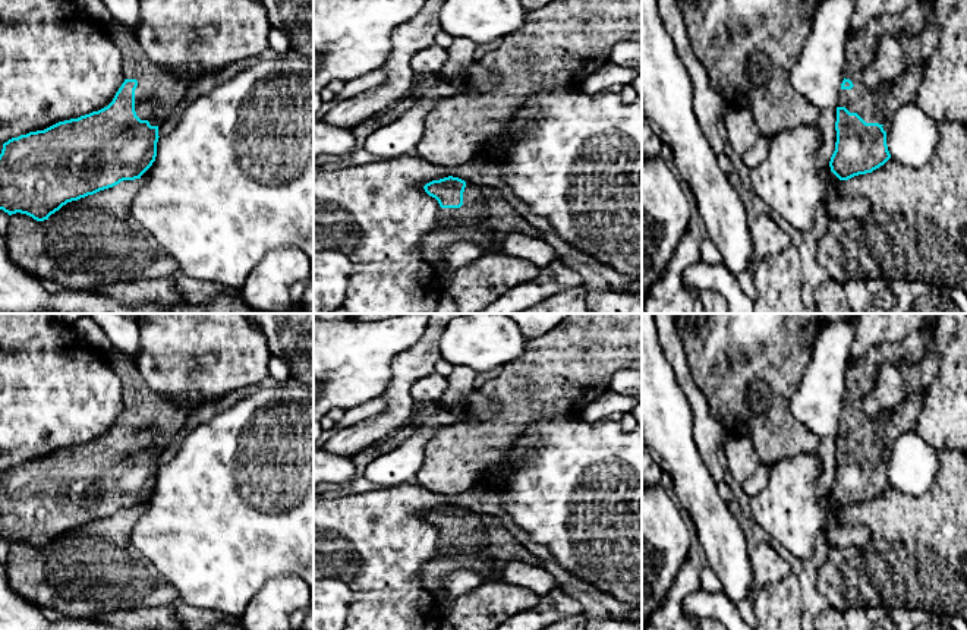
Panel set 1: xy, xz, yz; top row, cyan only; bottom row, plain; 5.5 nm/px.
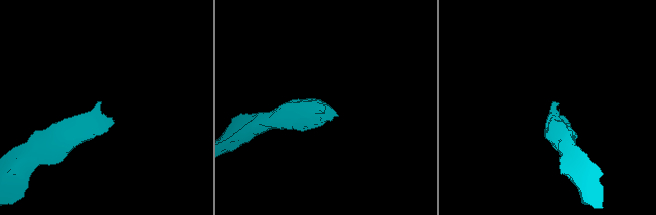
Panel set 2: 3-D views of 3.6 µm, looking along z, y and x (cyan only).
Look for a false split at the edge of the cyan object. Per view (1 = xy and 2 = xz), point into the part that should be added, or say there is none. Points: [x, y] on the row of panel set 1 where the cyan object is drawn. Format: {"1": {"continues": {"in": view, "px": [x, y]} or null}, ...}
{"1": {"continues": {"in": "xy", "px": [157, 93]}}, "2": {"continues": {"in": "xz", "px": [485, 219]}}}

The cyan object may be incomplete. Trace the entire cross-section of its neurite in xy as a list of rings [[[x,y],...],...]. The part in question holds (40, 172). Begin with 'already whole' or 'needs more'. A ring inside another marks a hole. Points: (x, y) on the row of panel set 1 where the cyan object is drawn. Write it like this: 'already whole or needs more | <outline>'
needs more | [[[113,19],[107,29],[122,51],[125,82],[107,107],[3,144],[0,210],[9,215],[21,212],[37,221],[48,220],[67,202],[113,188],[123,180],[141,179],[155,161],[158,127],[183,100],[192,82],[177,79],[155,66],[136,37],[117,21]]]

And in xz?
needs more | [[[448,176],[423,189],[441,207],[437,229],[422,239],[419,249],[420,258],[431,264],[441,261],[442,251],[459,242],[476,243],[485,253],[500,253],[511,233],[541,237],[495,188]]]

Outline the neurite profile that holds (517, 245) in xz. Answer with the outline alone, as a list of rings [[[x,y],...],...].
[[[525,233],[508,234],[501,245],[500,253],[522,258],[539,268],[544,268],[549,262],[558,259],[557,252],[541,237]]]

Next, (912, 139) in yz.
[[[916,104],[903,105],[889,123],[886,145],[891,158],[913,168],[925,168],[939,144],[941,125]]]

